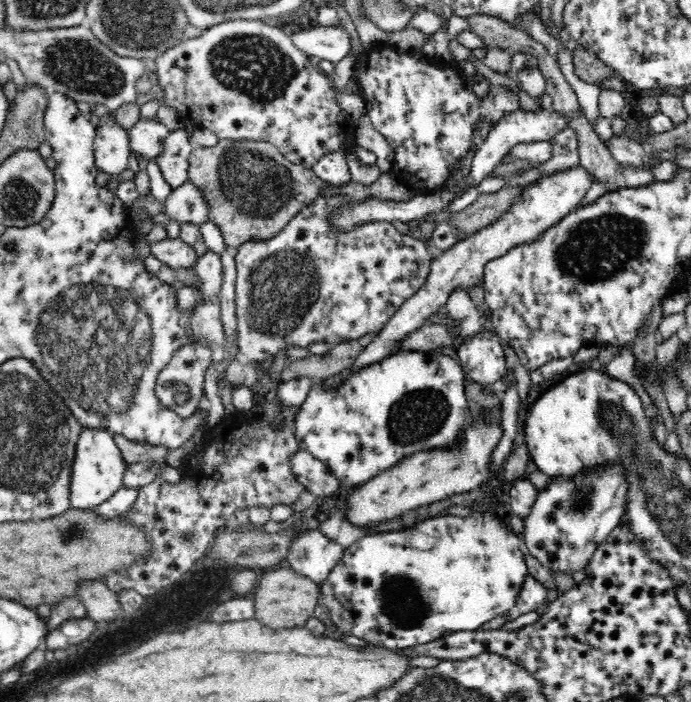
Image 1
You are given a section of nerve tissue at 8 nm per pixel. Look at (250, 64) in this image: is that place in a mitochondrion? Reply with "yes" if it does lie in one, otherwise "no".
yes

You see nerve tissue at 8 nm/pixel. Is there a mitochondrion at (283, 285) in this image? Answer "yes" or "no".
yes

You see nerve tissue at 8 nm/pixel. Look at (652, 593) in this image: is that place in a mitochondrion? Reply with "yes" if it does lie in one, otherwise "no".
no

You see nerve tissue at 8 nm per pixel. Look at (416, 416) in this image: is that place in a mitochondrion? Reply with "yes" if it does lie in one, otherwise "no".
yes

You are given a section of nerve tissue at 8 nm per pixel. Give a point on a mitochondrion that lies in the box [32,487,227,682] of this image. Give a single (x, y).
(67, 534)

